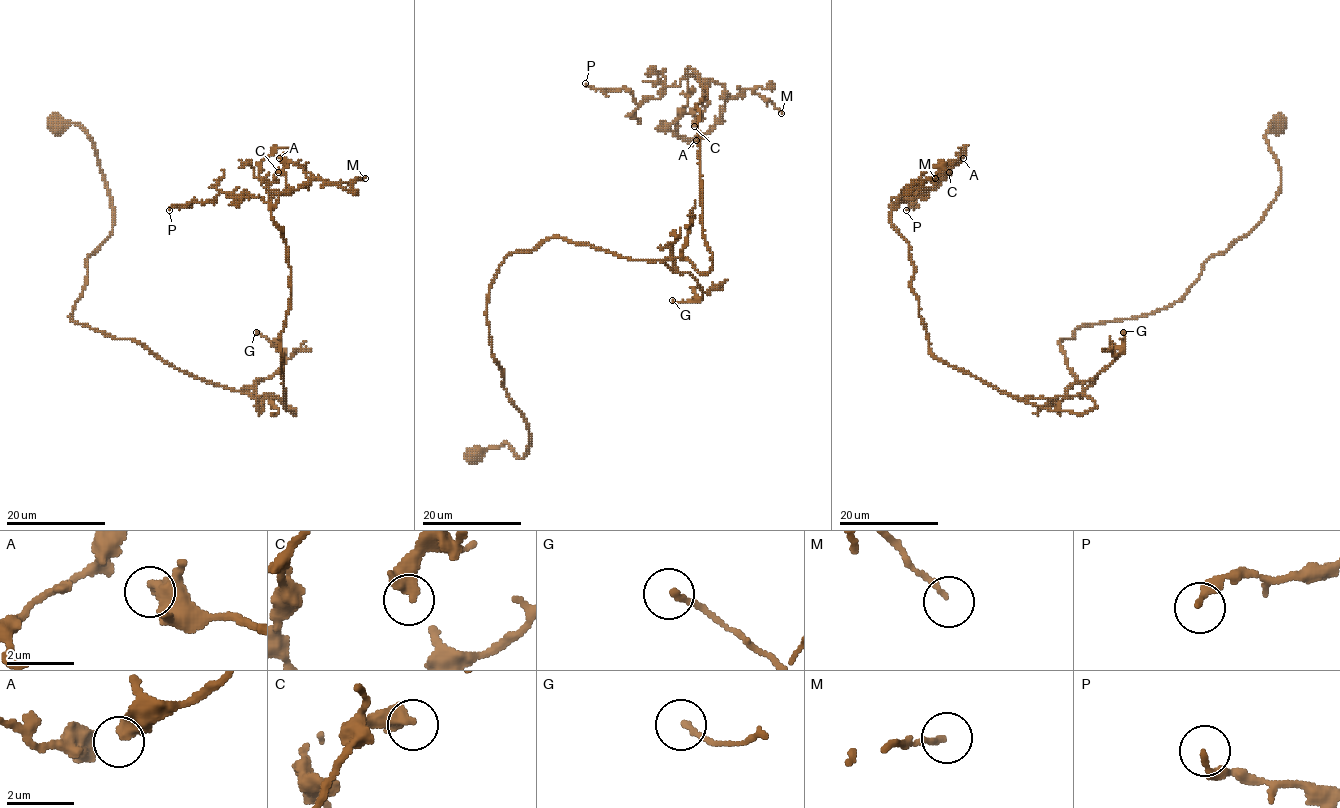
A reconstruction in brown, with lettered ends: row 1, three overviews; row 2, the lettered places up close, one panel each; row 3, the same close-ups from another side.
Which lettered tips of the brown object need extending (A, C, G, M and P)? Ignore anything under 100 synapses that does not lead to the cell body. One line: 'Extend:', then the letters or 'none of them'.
Extend: none of them

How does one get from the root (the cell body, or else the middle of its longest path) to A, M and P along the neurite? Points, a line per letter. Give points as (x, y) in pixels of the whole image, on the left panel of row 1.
A: (57, 125), (88, 136), (113, 209), (72, 321), (295, 414), (270, 210), (308, 177), (279, 158)
M: (57, 125), (88, 136), (113, 209), (72, 321), (295, 414), (270, 210), (314, 178), (365, 178)
P: (57, 125), (88, 136), (113, 209), (72, 321), (295, 414), (270, 204), (169, 210)

